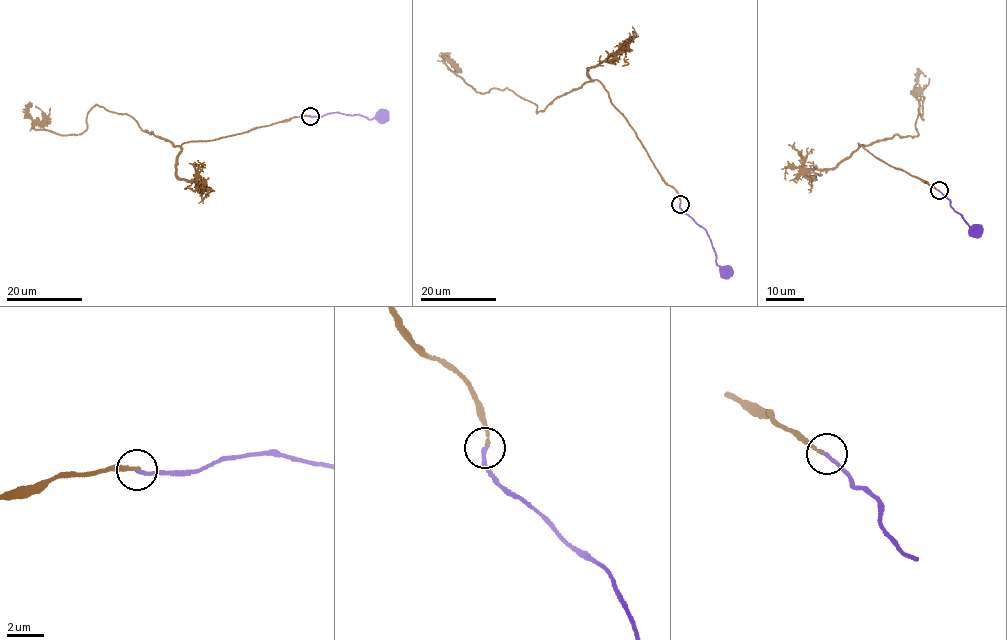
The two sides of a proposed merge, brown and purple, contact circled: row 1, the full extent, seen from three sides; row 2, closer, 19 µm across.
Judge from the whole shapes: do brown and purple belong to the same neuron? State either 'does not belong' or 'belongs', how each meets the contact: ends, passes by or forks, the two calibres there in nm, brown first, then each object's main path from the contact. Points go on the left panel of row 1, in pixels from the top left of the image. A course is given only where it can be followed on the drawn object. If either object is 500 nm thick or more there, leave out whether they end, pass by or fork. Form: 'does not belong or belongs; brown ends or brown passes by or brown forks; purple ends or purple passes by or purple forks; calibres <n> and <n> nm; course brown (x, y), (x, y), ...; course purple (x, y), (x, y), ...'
belongs; brown ends; purple ends; calibres 160 and 200 nm; course brown (309, 116), (174, 146), (132, 117), (96, 104), (82, 132), (38, 130), (34, 124), (46, 117), (35, 105); course purple (309, 116), (358, 114), (370, 119), (381, 119), (389, 112)

